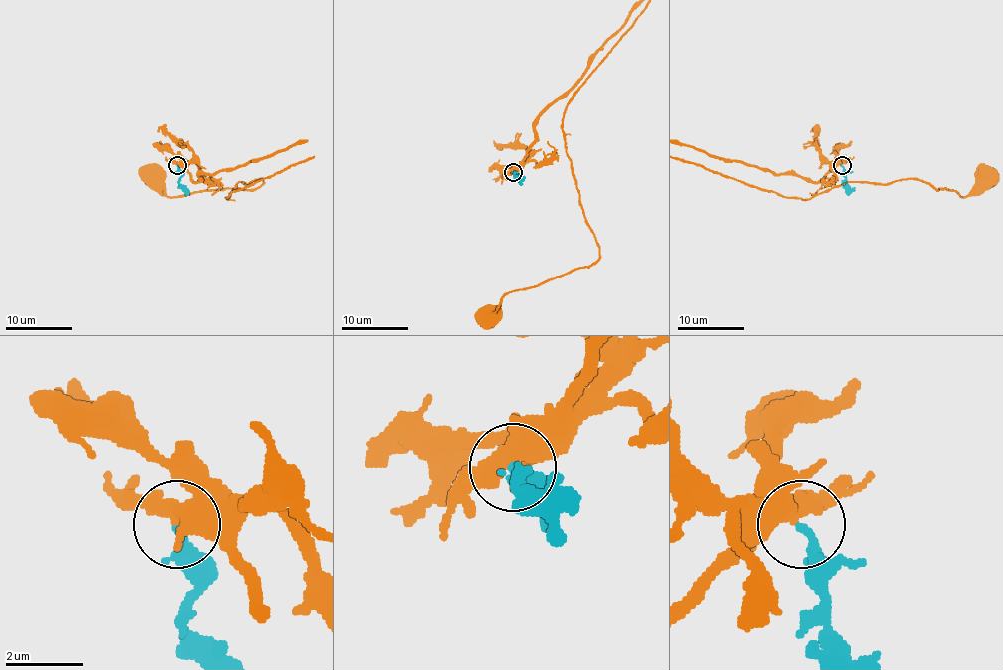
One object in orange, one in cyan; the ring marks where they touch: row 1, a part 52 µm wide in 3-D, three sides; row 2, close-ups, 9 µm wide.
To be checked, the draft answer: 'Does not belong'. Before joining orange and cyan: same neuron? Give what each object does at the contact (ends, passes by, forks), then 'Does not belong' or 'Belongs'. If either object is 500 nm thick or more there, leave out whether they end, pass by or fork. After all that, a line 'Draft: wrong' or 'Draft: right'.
At the ring orange passes by. At the ring cyan ends. Belongs
Draft: wrong

